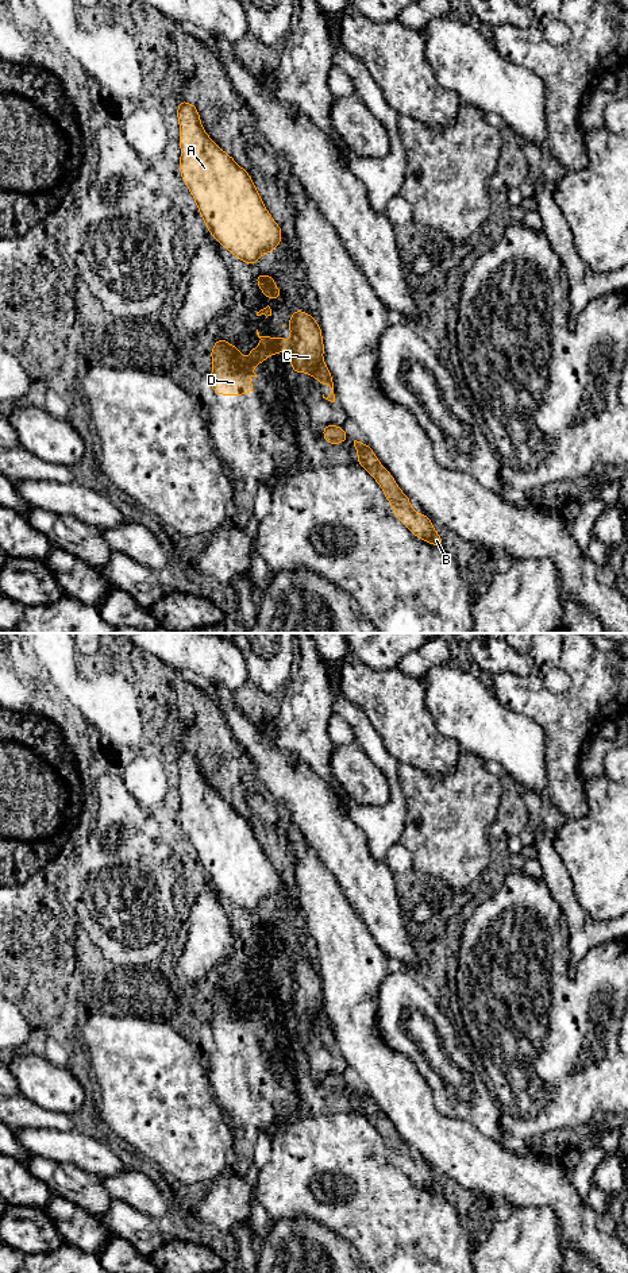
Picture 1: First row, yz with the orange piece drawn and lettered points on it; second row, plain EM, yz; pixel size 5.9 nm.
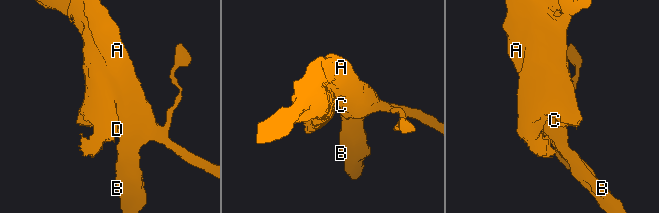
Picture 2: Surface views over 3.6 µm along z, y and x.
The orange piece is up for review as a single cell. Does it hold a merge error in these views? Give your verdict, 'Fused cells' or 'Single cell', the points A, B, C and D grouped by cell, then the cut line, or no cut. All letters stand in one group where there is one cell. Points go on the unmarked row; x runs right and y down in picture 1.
Fused cells. Groups: A B C / D. Split along yz (280, 986), (281, 992)

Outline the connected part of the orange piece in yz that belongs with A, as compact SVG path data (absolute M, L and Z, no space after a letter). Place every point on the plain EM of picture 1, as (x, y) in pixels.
M180 747L177 765L181 795L180 821L208 879L234 904L248 913L258 911L263 902L280 894L284 876L276 872L265 856L250 822L204 779L196 753Z

